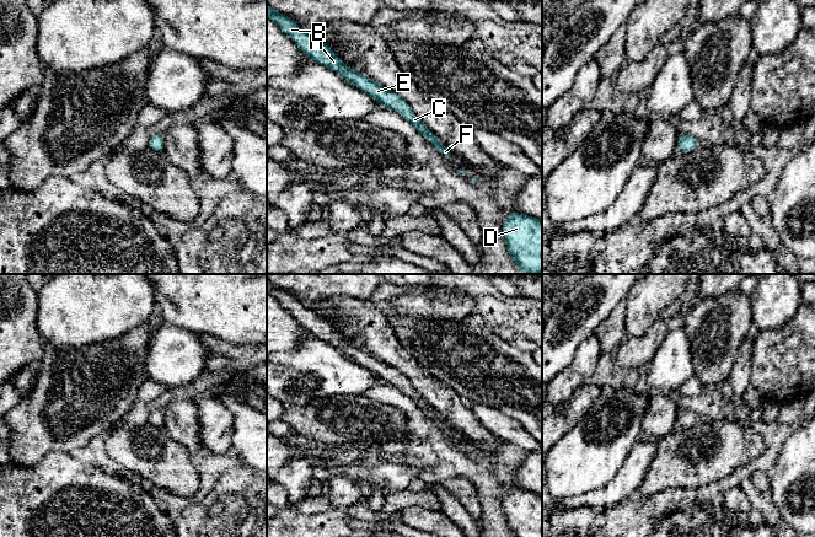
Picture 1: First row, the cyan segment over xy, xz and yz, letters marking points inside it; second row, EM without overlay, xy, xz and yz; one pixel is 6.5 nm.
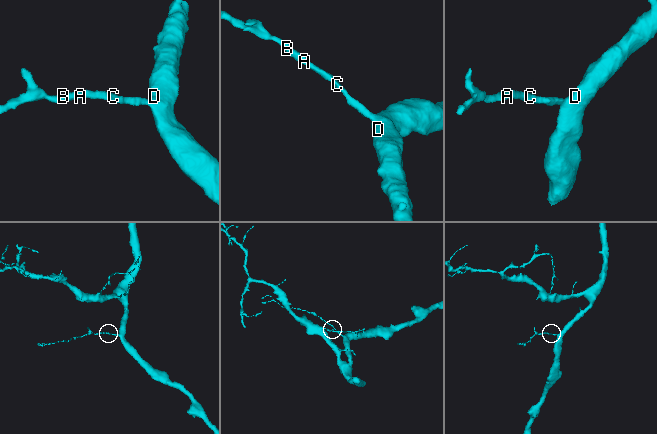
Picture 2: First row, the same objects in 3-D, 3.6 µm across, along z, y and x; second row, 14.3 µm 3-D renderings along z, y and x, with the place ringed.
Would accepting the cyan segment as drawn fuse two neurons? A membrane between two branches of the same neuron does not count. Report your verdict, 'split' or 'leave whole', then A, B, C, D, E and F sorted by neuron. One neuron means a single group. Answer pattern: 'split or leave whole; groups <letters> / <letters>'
leave whole; groups A B C D E F

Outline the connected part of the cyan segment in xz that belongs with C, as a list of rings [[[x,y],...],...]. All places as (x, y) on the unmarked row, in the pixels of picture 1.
[[[267,280],[267,292],[273,295],[280,306],[289,311],[296,318],[297,323],[310,334],[338,348],[348,358],[375,374],[382,382],[397,387],[414,402],[415,408],[419,408],[424,414],[428,414],[431,418],[431,421],[441,430],[446,433],[451,431],[451,428],[440,418],[435,409],[428,406],[424,398],[414,390],[409,380],[401,371],[344,340],[342,334],[334,329],[328,319],[309,310],[299,299],[289,291],[275,286],[269,280]]]

